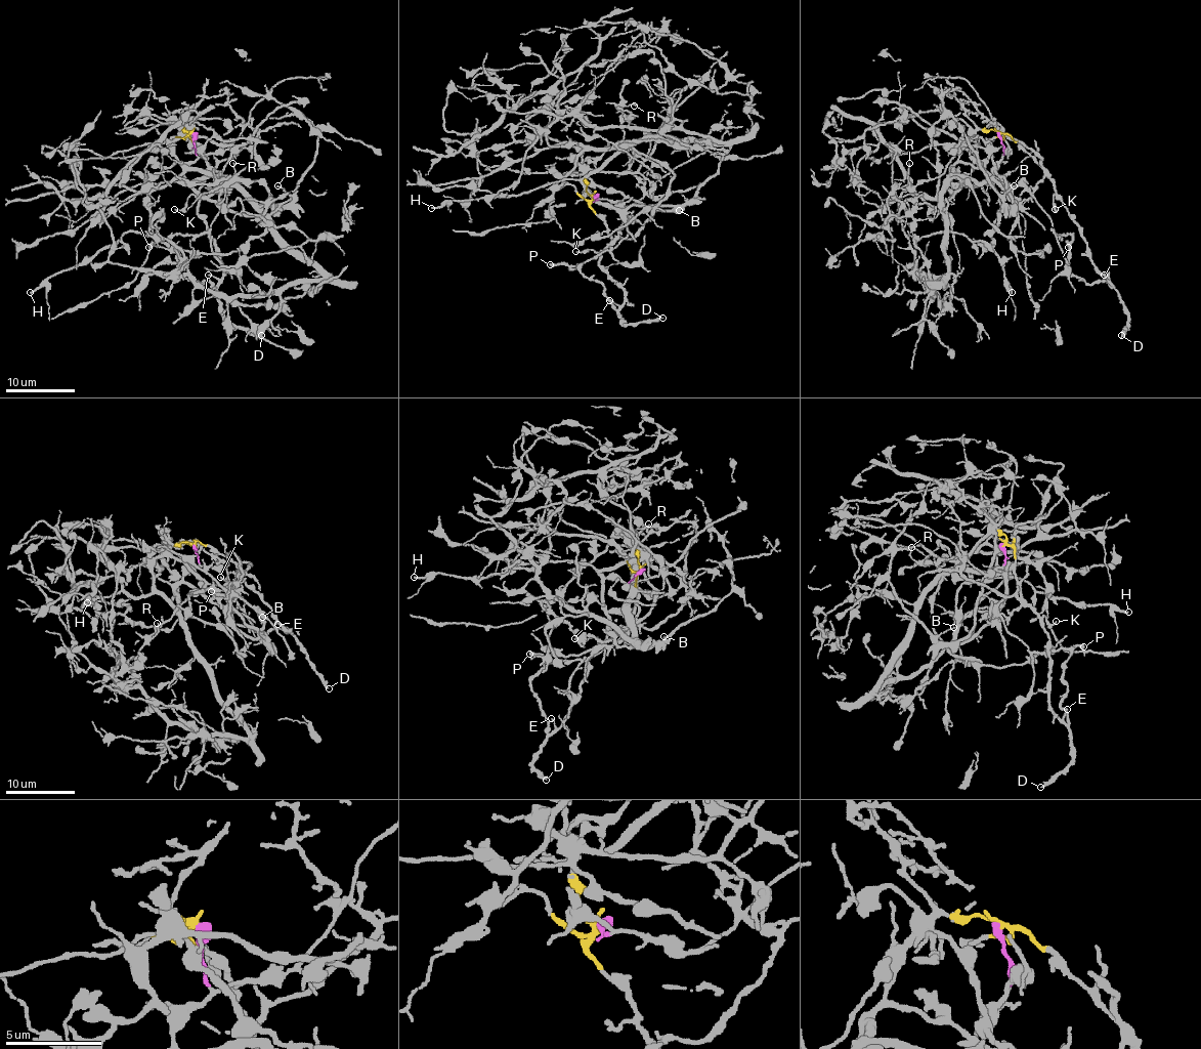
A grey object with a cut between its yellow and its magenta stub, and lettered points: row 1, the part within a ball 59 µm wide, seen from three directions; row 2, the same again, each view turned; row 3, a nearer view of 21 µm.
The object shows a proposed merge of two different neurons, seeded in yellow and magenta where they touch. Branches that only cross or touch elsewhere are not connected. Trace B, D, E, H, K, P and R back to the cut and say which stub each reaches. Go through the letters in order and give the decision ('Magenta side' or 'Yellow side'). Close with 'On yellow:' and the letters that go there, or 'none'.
B: Magenta side
D: Yellow side
E: Yellow side
H: Magenta side
K: Yellow side
P: Yellow side
R: Magenta side
On yellow: D, E, K, P

